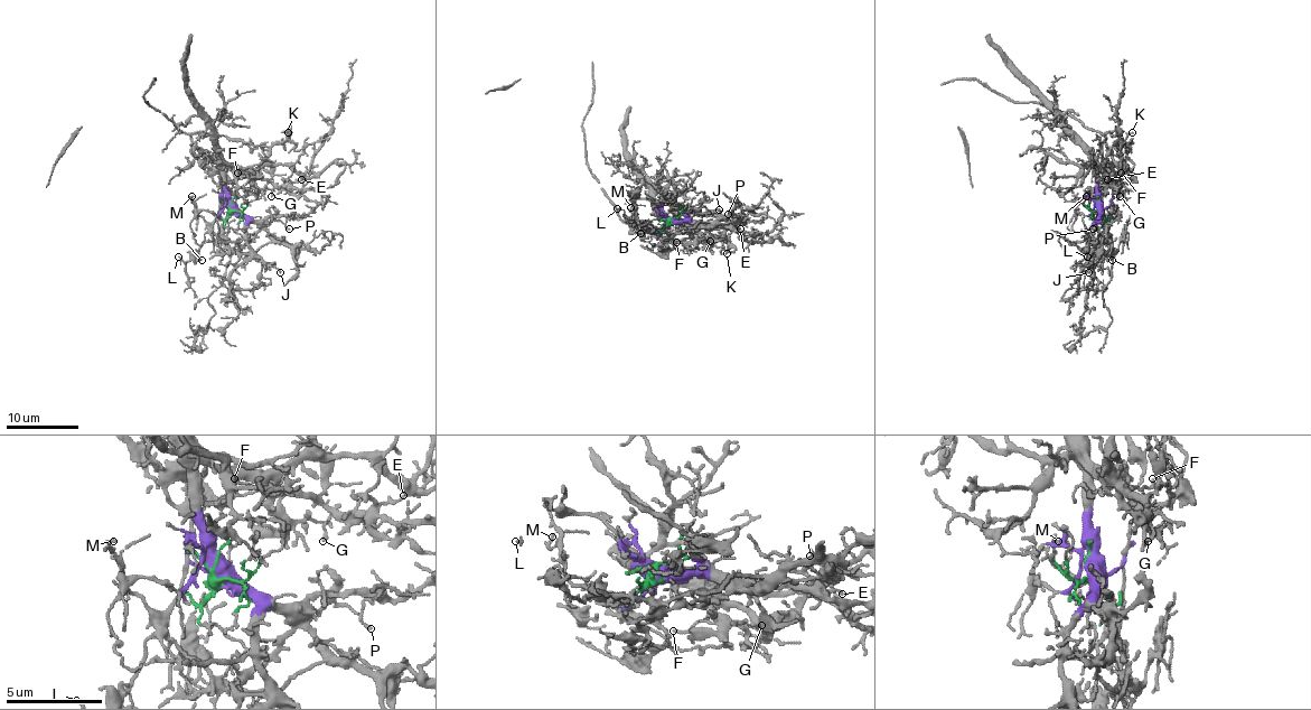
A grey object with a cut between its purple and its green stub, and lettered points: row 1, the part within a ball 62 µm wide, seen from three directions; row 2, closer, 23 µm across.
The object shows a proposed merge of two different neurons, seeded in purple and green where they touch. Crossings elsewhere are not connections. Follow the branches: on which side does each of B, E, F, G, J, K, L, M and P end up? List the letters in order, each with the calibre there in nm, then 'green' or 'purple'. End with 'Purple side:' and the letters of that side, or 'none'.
B: calibre 60 nm; green
E: calibre 170 nm; purple
F: calibre 80 nm; purple
G: calibre 150 nm; purple
J: calibre 130 nm; purple
K: calibre 160 nm; purple
L: calibre 130 nm; green
M: calibre 130 nm; green
P: calibre 90 nm; purple
Purple side: E, F, G, J, K, P

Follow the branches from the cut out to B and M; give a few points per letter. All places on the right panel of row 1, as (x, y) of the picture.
B: (1098, 207), (1107, 221), (1108, 216), (1113, 260)
M: (1098, 207), (1107, 221), (1108, 216), (1108, 222), (1093, 209), (1085, 197)

